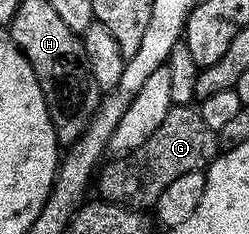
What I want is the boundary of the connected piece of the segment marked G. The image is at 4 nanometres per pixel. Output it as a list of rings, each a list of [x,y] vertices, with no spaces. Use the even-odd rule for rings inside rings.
[[[172,105],[169,114],[165,116],[164,122],[145,143],[129,153],[116,157],[115,161],[107,166],[105,164],[100,169],[97,176],[97,184],[99,180],[98,195],[113,204],[123,205],[135,211],[152,209],[157,198],[164,193],[170,182],[181,177],[182,174],[204,171],[218,154],[218,133],[215,133],[211,127],[206,125],[198,109],[192,105]]]

